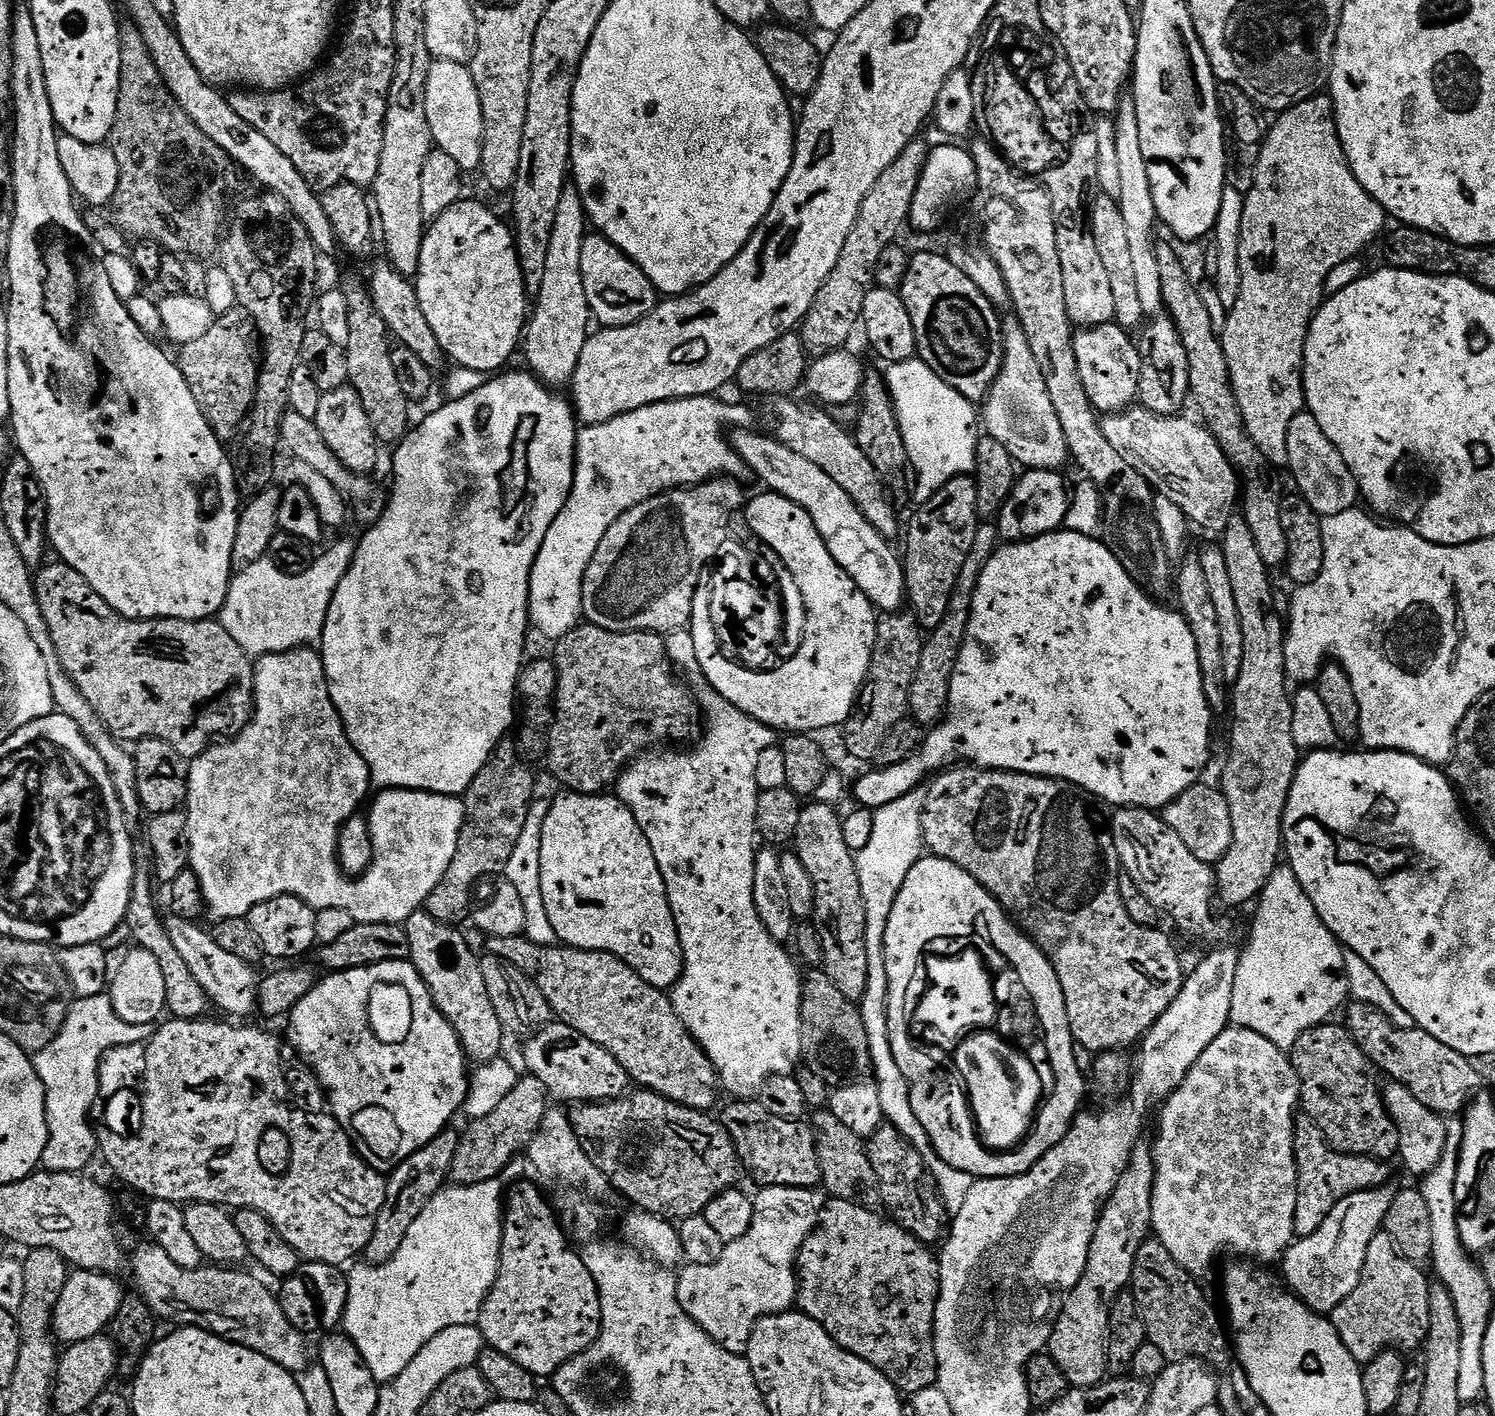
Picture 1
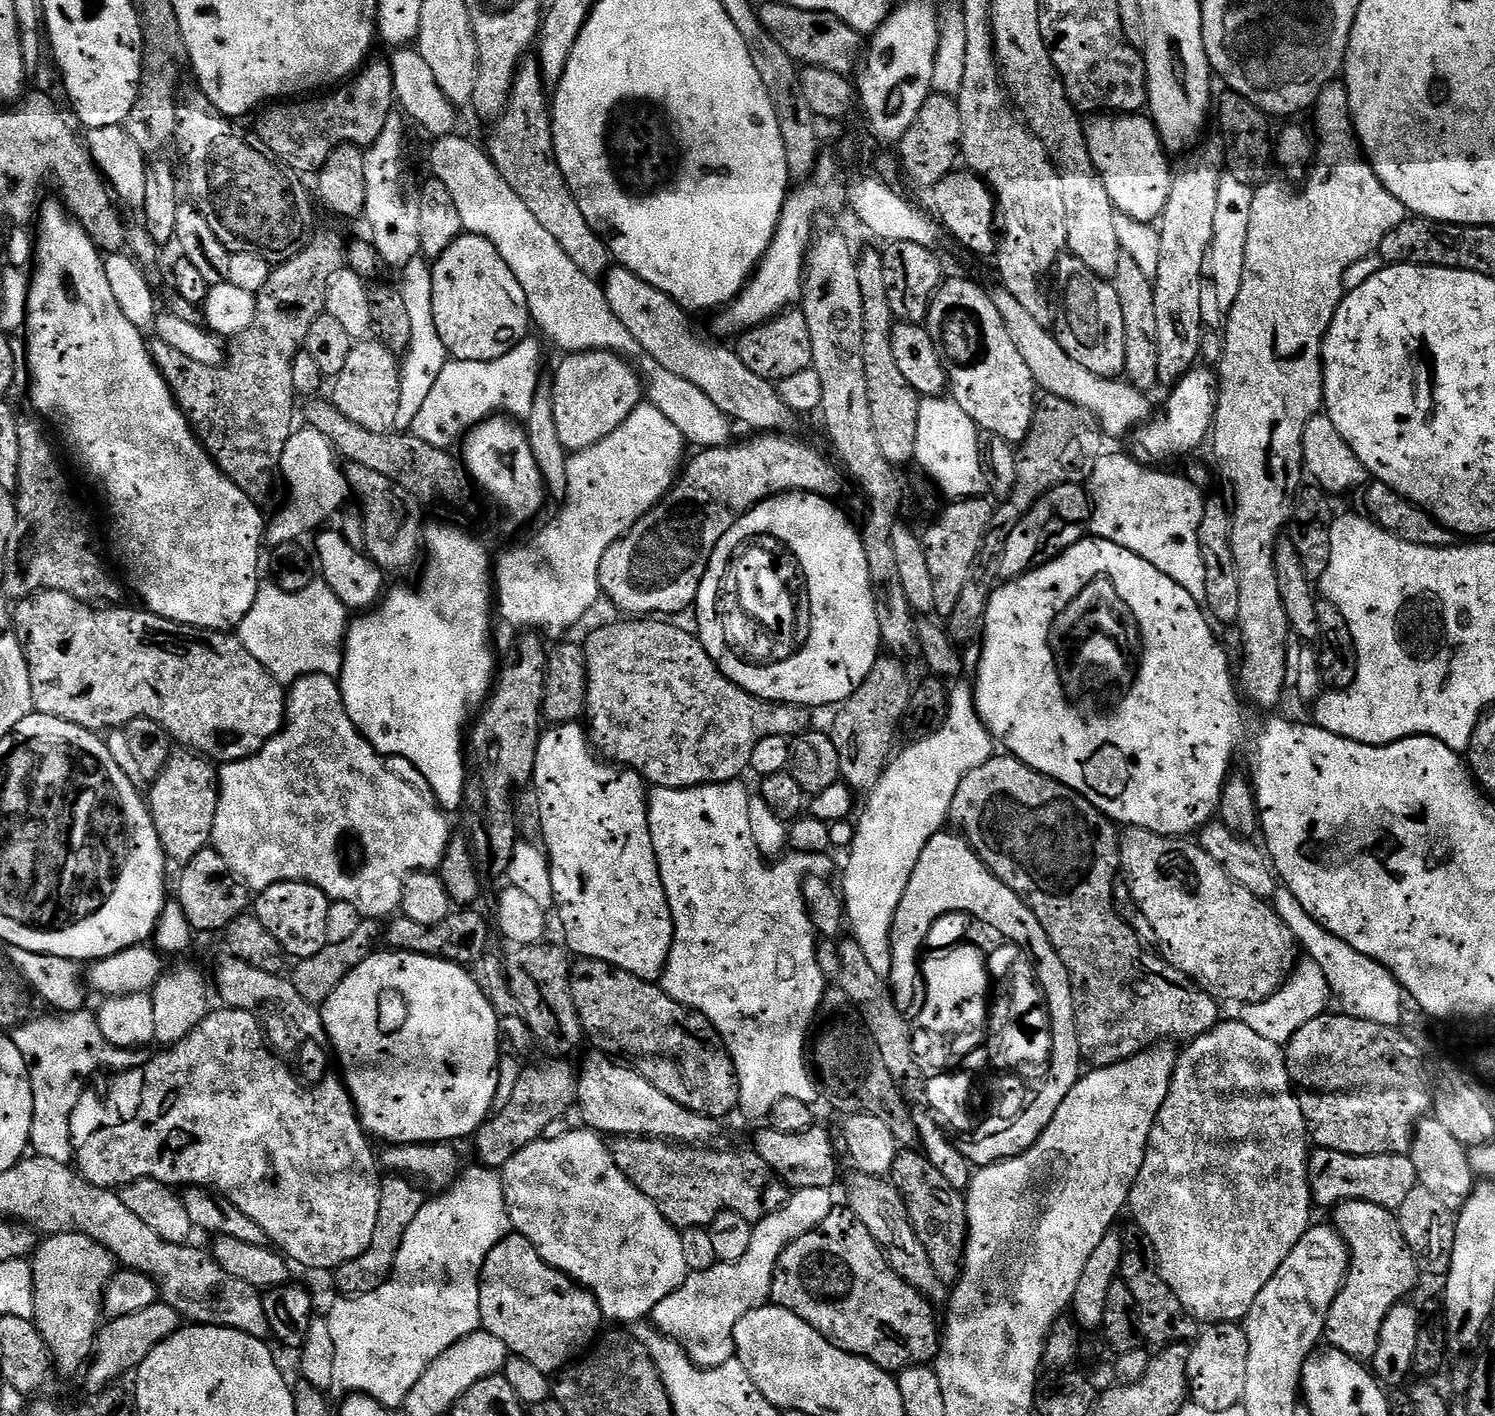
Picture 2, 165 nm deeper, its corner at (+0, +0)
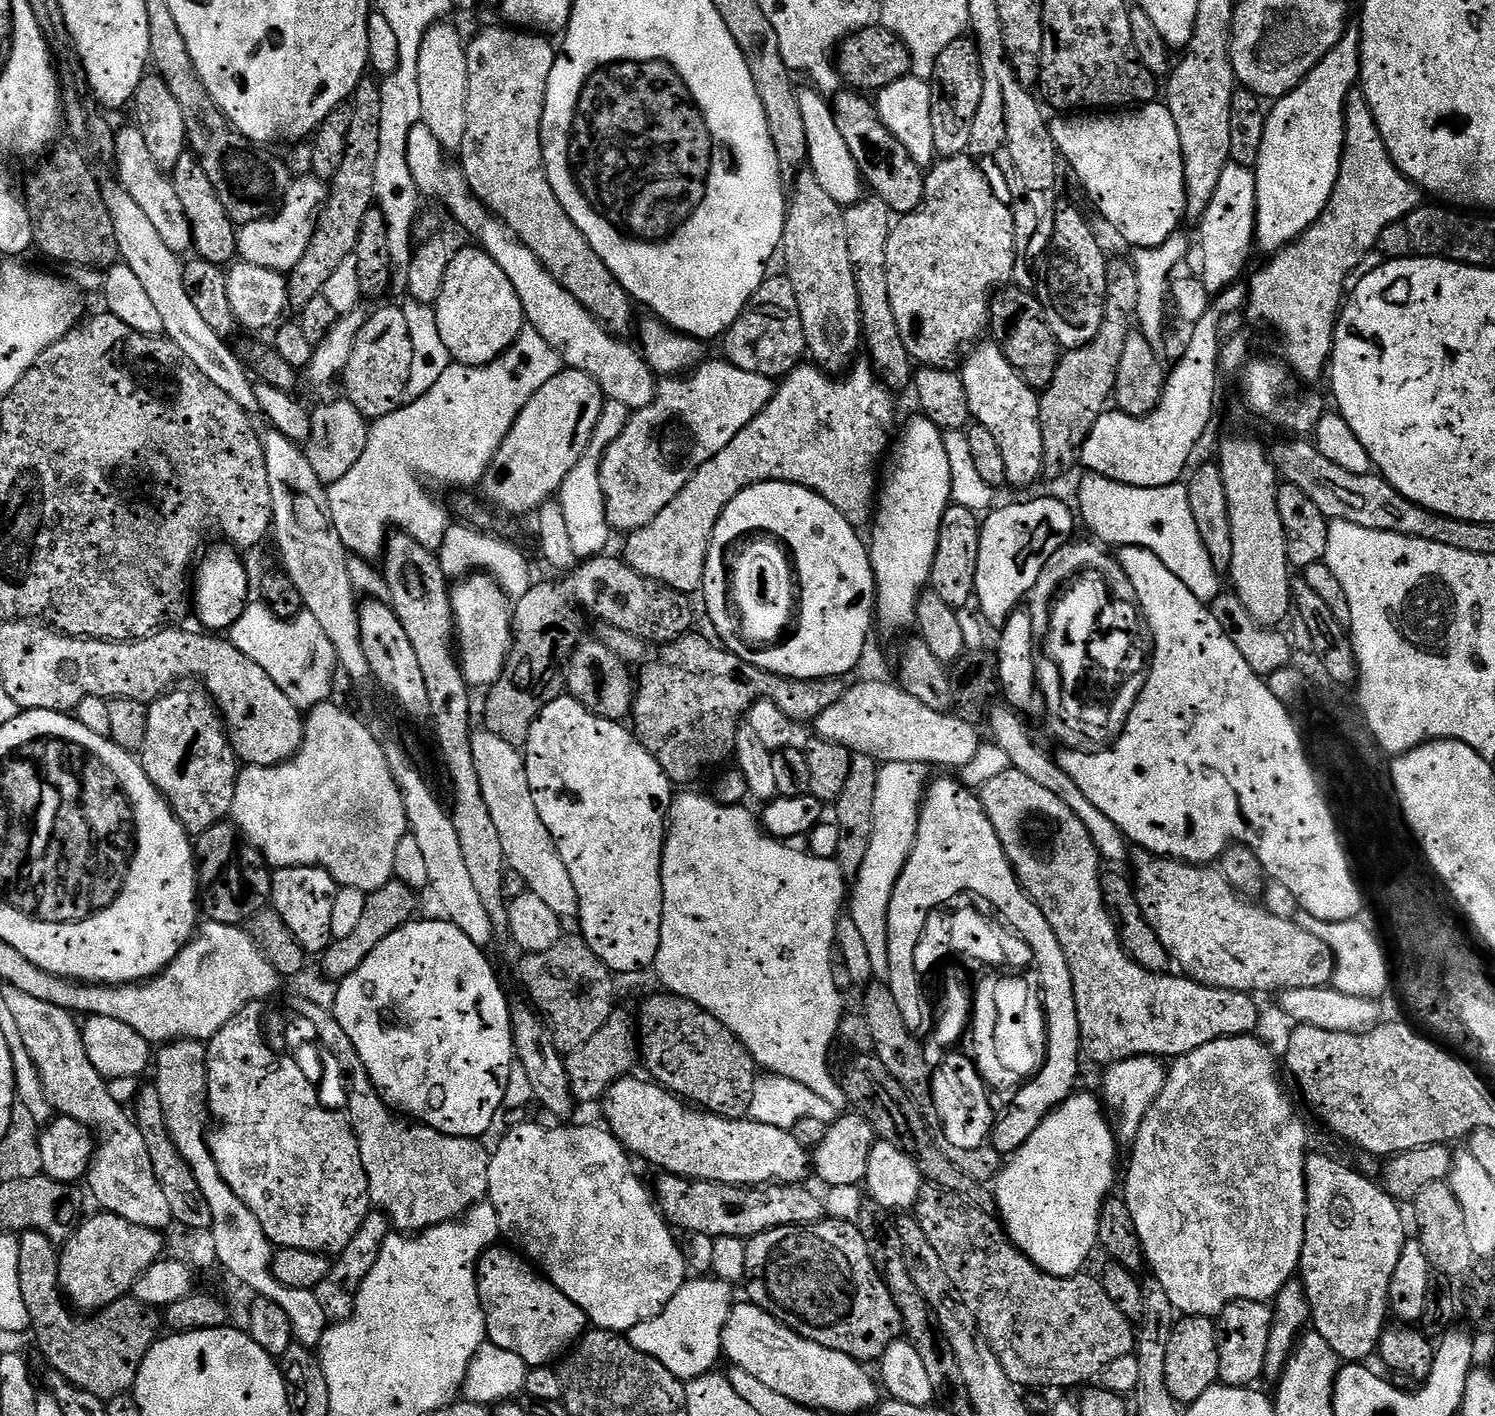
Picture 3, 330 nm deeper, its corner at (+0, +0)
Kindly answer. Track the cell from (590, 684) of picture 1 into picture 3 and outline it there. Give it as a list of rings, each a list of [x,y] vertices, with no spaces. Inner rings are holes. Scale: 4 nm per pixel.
[[[689,634],[683,636],[680,640],[673,640],[671,644],[663,645],[663,647],[659,649],[660,656],[658,652],[658,658],[653,658],[649,664],[645,664],[639,669],[638,679],[636,680],[636,701],[632,704],[632,715],[630,717],[631,723],[636,723],[636,728],[634,727],[636,741],[656,759],[658,766],[662,766],[662,770],[667,774],[673,785],[695,785],[692,783],[694,783],[703,772],[710,771],[715,764],[724,764],[727,760],[729,763],[729,761],[733,759],[736,751],[738,730],[742,727],[742,721],[747,717],[748,711],[751,710],[753,704],[755,704],[757,700],[761,698],[771,698],[774,702],[774,706],[778,706],[778,710],[782,710],[782,714],[786,714],[786,718],[790,718],[792,723],[797,726],[803,726],[803,724],[811,725],[821,714],[825,713],[830,706],[838,702],[845,692],[846,684],[843,679],[831,676],[830,678],[818,678],[817,680],[791,680],[785,676],[770,674],[758,666],[746,663],[742,658],[738,658],[734,653],[729,652],[727,648],[717,646],[711,639],[708,641],[706,637],[696,635],[697,634]]]

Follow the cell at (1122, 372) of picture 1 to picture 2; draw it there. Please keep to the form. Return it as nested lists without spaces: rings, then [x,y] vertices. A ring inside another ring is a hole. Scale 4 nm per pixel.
[[[1061,255],[1054,269],[1054,335],[1056,341],[1074,358],[1099,376],[1116,378],[1126,366],[1126,326],[1122,323],[1122,305],[1111,280],[1103,280],[1082,258]]]

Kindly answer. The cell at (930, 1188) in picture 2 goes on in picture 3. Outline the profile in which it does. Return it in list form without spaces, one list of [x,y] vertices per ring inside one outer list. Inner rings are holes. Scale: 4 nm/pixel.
[[[935,1186],[921,1187],[920,1197],[914,1209],[914,1218],[922,1226],[922,1234],[926,1234],[926,1238],[930,1242],[930,1246],[934,1246],[938,1258],[942,1258],[942,1266],[950,1278],[952,1287],[960,1295],[960,1301],[963,1302],[964,1308],[970,1310],[970,1314],[976,1319],[976,1327],[979,1328],[981,1337],[988,1341],[998,1362],[1002,1362],[1002,1370],[1006,1370],[1006,1378],[1010,1378],[1010,1382],[1019,1384],[1024,1390],[1029,1390],[1028,1388],[1076,1388],[1079,1384],[1087,1385],[1092,1382],[1087,1382],[1087,1380],[1092,1380],[1095,1376],[1097,1379],[1118,1358],[1126,1358],[1135,1353],[1137,1329],[1134,1327],[1133,1321],[1125,1318],[1122,1310],[1118,1310],[1118,1306],[1114,1306],[1114,1302],[1110,1302],[1110,1294],[1106,1294],[1103,1283],[1097,1277],[1095,1280],[1092,1276],[1084,1276],[1085,1274],[1051,1276],[1041,1272],[1040,1268],[1034,1266],[1034,1262],[1030,1262],[1030,1258],[1026,1258],[1026,1254],[1022,1254],[1019,1248],[1009,1240],[1003,1223],[994,1216],[992,1220],[992,1216],[991,1211],[975,1208],[963,1196],[955,1196],[953,1192],[943,1191]]]

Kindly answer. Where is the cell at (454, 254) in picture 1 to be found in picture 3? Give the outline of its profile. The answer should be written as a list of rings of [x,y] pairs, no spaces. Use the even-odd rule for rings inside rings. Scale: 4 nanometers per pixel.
[[[479,246],[464,248],[449,259],[446,282],[442,282],[442,294],[434,307],[438,331],[453,361],[475,368],[504,355],[526,327],[518,290],[514,290],[510,278],[502,274],[502,266]]]

